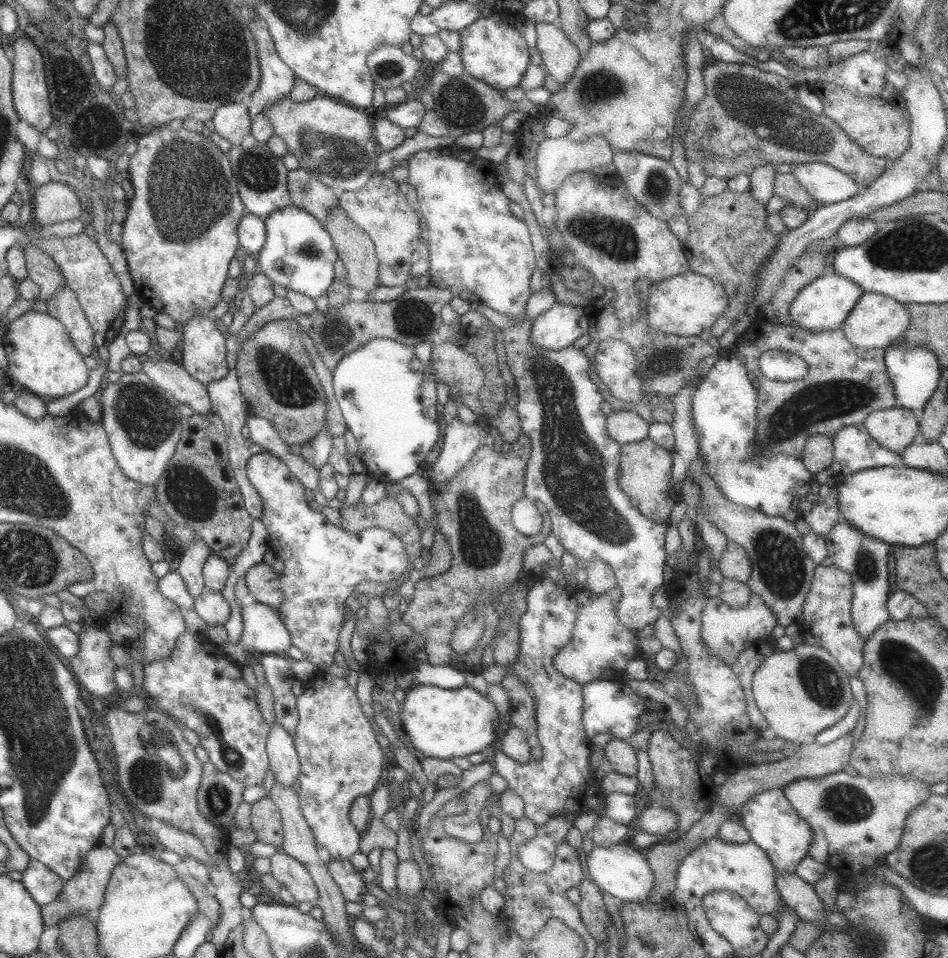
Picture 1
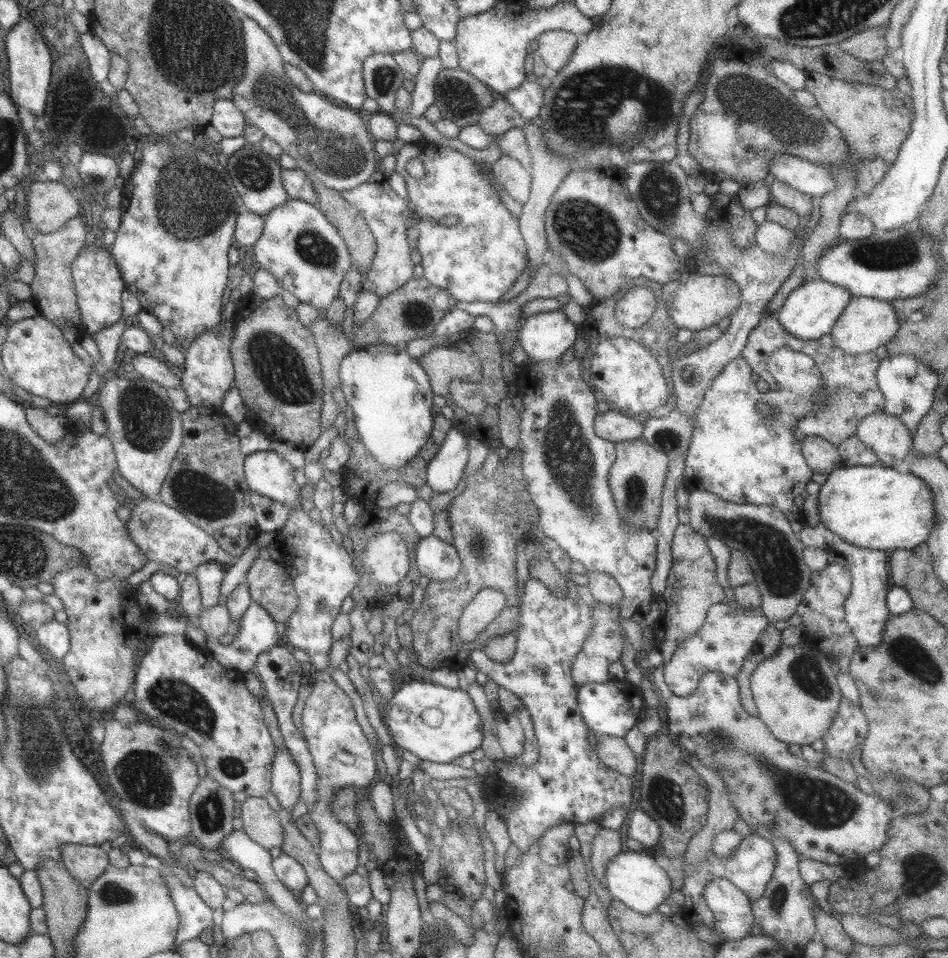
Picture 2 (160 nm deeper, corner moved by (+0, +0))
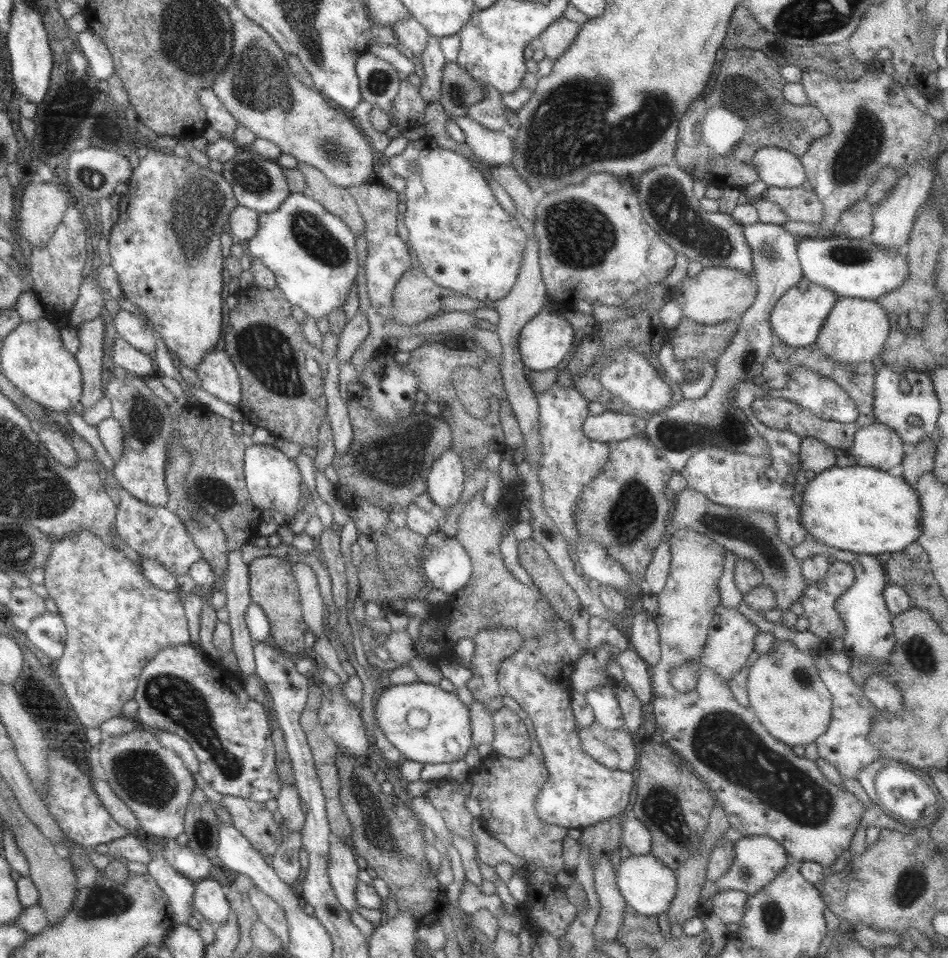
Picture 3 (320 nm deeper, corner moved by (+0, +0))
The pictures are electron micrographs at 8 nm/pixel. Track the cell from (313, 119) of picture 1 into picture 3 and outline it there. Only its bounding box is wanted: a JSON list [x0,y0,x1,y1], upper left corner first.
[210,17,373,188]

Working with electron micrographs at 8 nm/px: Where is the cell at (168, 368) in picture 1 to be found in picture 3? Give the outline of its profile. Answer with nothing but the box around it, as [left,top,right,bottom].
[111,336,157,379]

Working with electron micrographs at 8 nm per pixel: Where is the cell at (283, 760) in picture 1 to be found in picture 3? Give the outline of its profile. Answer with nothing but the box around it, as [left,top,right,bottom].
[276,784,305,833]

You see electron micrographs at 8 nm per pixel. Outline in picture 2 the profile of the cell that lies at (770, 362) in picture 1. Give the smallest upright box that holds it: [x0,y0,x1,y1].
[682,347,822,535]

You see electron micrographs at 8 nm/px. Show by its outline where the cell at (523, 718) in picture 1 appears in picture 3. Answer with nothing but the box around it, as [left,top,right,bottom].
[467,694,567,876]

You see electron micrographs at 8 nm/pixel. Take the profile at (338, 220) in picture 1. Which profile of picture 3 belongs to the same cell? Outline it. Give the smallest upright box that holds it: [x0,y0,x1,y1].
[297,161,364,238]

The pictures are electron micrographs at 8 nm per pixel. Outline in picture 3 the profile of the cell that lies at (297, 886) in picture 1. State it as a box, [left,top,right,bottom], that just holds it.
[271,833,303,886]

